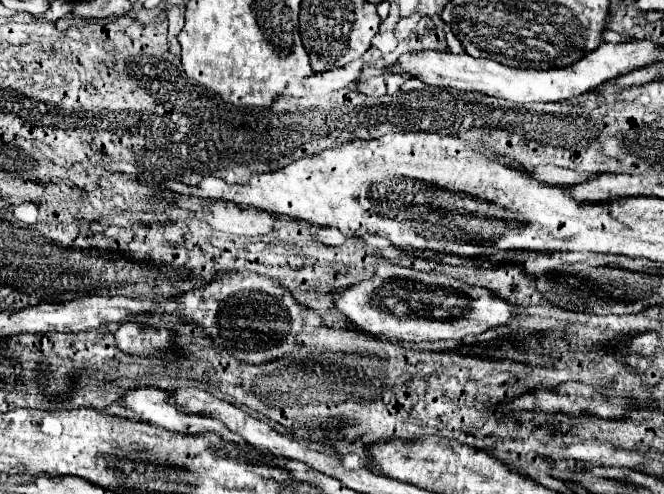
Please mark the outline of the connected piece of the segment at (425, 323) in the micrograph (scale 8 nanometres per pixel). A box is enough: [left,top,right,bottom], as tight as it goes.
[330,256,514,342]

